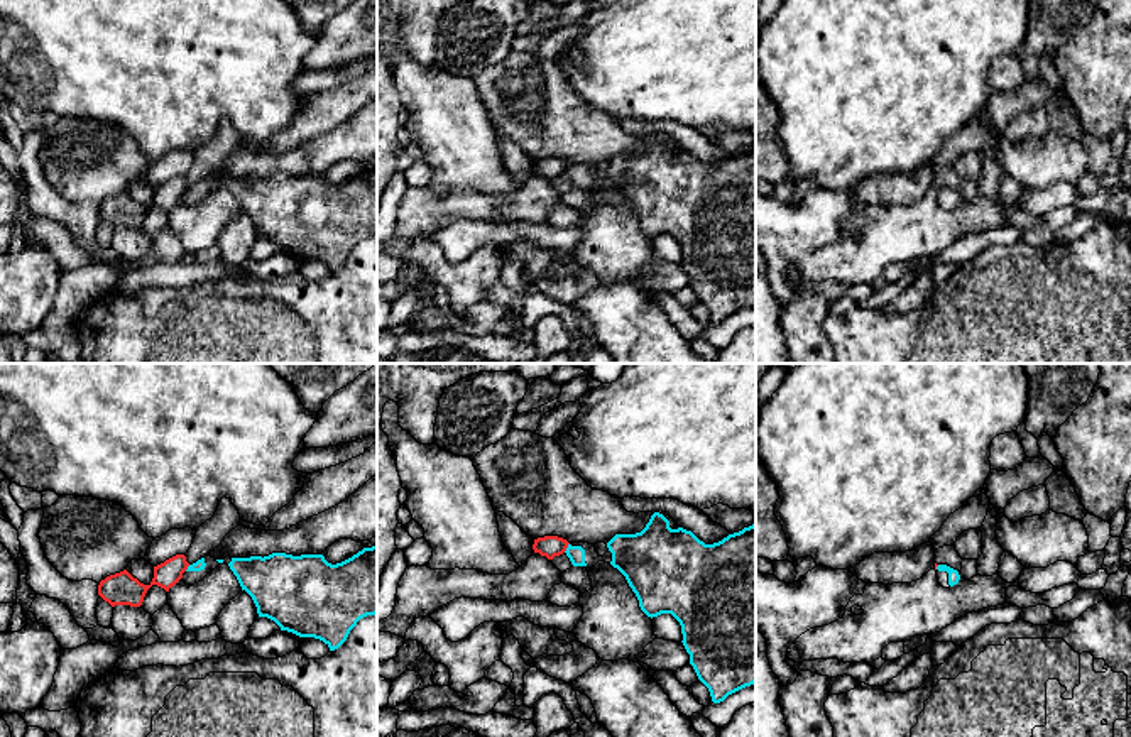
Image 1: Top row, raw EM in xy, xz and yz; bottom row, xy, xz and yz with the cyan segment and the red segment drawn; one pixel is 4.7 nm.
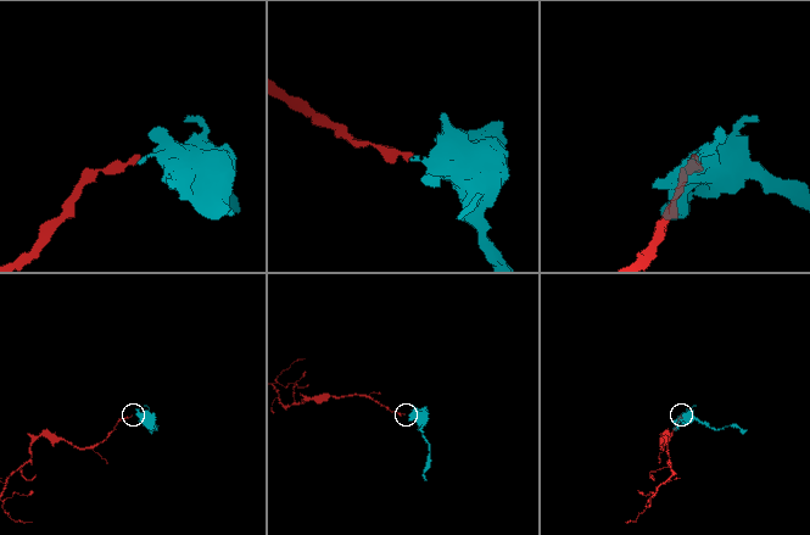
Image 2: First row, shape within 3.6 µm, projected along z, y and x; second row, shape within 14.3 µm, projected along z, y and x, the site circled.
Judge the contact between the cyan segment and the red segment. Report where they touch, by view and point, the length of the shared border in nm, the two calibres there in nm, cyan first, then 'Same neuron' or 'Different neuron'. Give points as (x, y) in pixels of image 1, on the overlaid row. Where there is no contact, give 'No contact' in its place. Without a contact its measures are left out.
Touches cyan at xz (567, 548). Shared border 50 nm. Thickness 80 nm (cyan) against 110 nm. Different neuron

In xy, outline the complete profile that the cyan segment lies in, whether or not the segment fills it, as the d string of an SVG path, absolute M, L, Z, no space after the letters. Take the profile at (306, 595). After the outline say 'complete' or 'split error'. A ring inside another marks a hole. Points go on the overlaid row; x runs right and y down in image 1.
M377 544L363 548L352 558L331 565L323 554L232 558L230 570L255 607L259 617L274 620L281 631L299 637L323 641L330 651L338 649L357 622L377 614Z; complete

